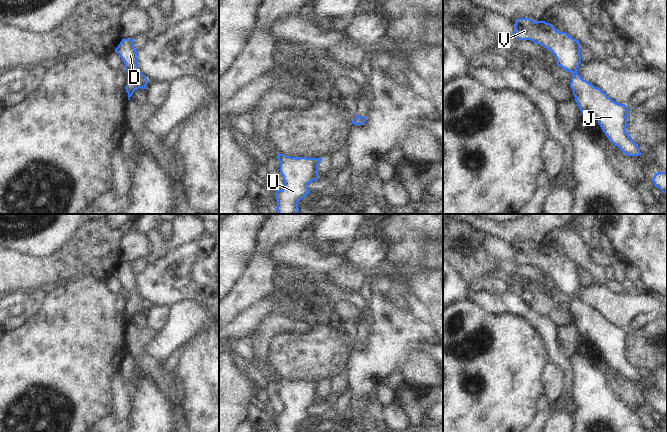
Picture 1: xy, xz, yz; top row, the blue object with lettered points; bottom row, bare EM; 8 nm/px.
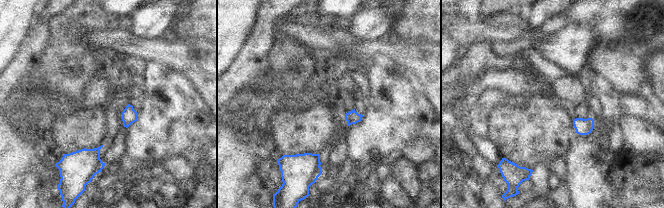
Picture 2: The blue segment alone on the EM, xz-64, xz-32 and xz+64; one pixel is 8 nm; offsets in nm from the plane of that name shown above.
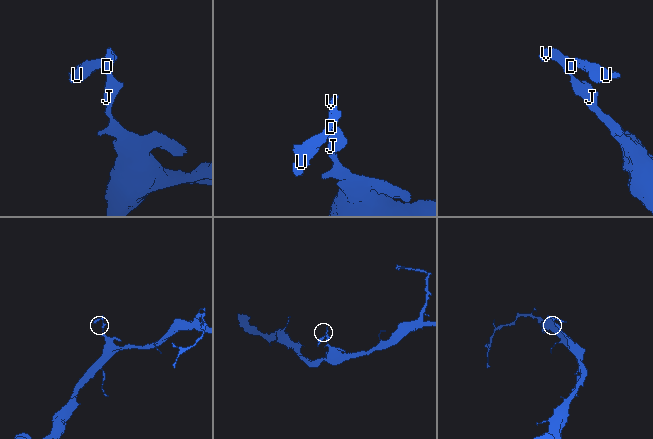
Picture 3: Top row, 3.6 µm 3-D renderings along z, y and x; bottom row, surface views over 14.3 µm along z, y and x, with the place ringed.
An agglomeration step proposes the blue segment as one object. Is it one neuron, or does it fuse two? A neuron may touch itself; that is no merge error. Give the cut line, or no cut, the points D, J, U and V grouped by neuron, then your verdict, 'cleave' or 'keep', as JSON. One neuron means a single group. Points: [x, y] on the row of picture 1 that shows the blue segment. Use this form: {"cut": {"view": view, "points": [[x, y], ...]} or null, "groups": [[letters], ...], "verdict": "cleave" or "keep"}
{"cut": null, "groups": [["D", "J", "U", "V"]], "verdict": "keep"}

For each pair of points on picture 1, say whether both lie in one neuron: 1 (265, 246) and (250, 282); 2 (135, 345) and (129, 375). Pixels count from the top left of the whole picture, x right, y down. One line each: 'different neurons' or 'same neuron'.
1: same neuron
2: different neurons

